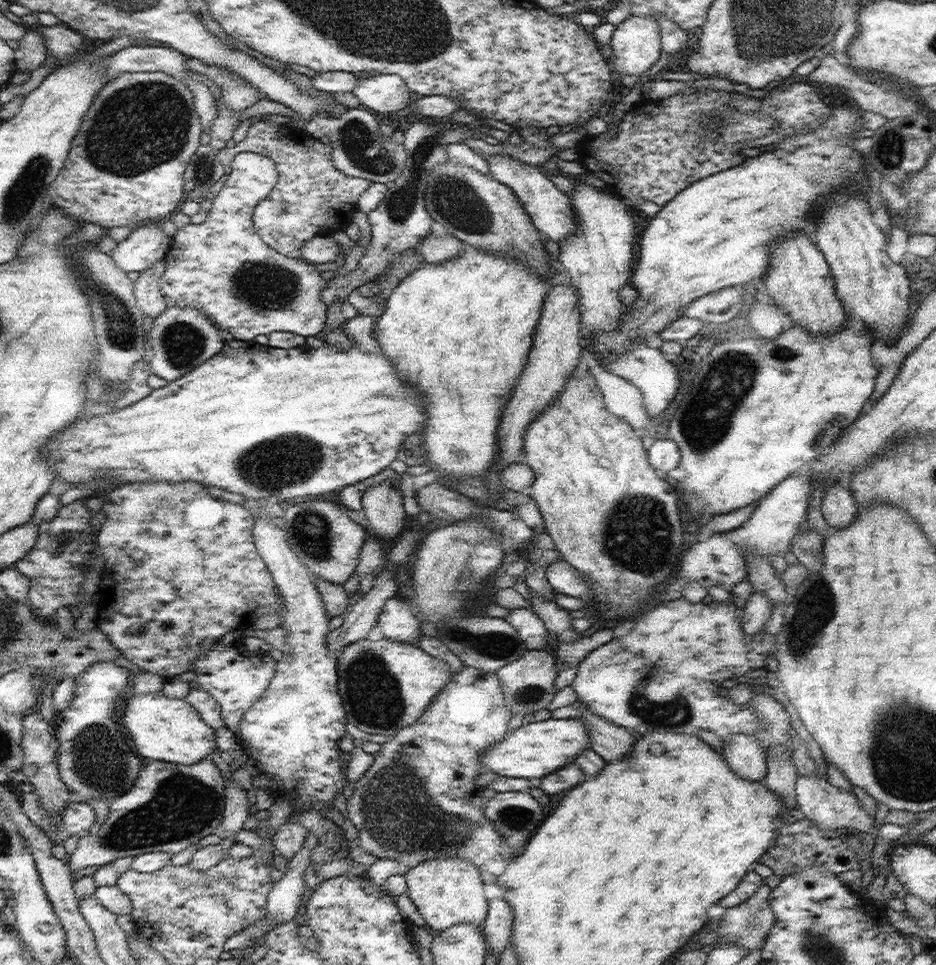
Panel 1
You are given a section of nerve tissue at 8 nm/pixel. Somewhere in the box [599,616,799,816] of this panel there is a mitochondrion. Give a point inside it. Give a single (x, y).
(675, 712)

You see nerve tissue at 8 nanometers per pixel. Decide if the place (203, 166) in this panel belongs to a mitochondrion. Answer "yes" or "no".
yes

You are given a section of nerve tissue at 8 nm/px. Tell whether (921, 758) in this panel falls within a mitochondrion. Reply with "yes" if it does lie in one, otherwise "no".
yes

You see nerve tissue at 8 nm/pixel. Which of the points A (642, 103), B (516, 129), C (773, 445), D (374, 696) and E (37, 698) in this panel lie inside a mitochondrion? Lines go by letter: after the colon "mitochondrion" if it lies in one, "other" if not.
A: other
B: other
C: other
D: mitochondrion
E: other

